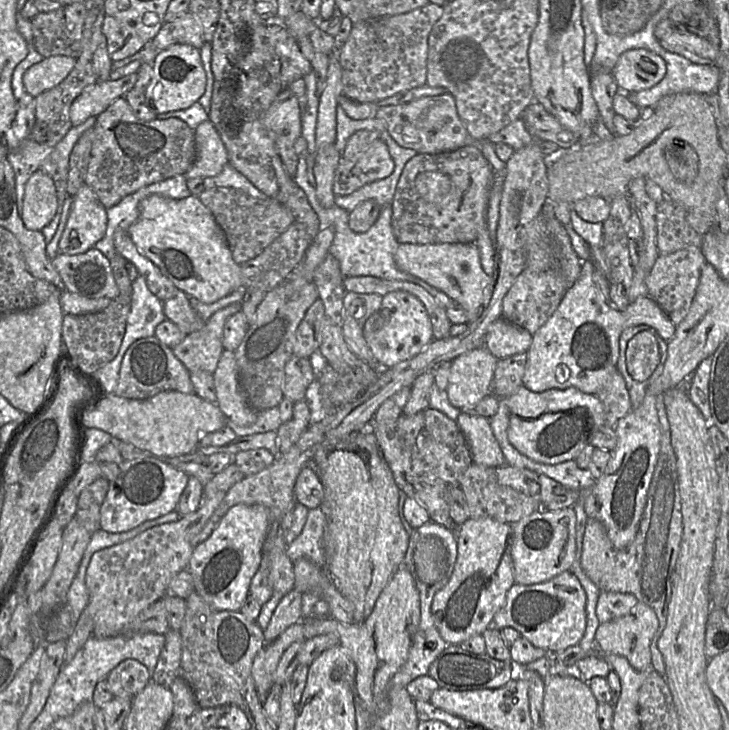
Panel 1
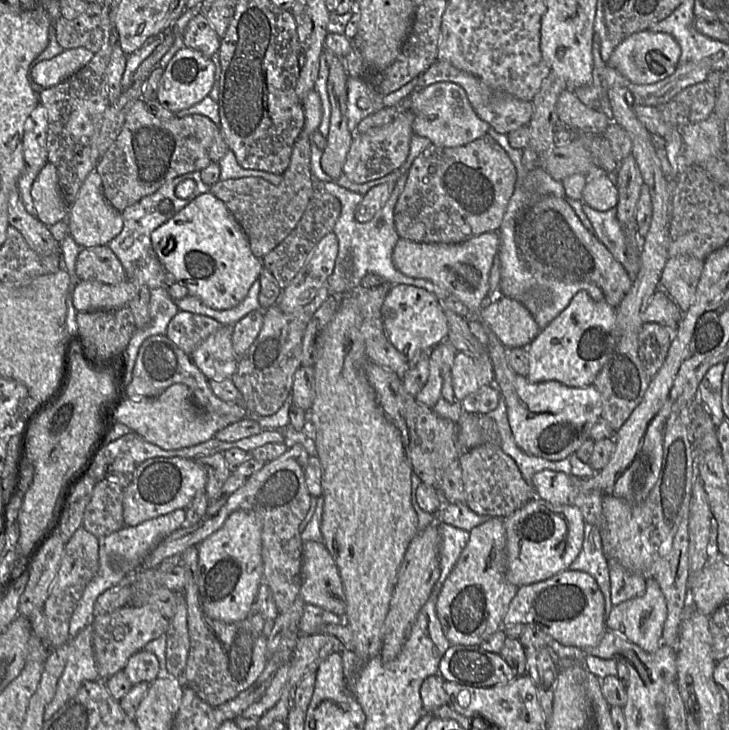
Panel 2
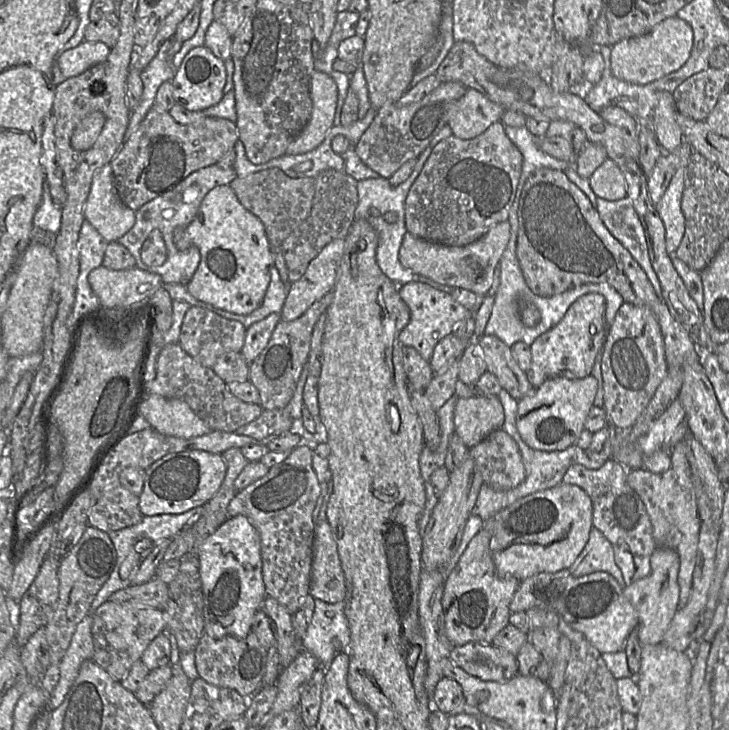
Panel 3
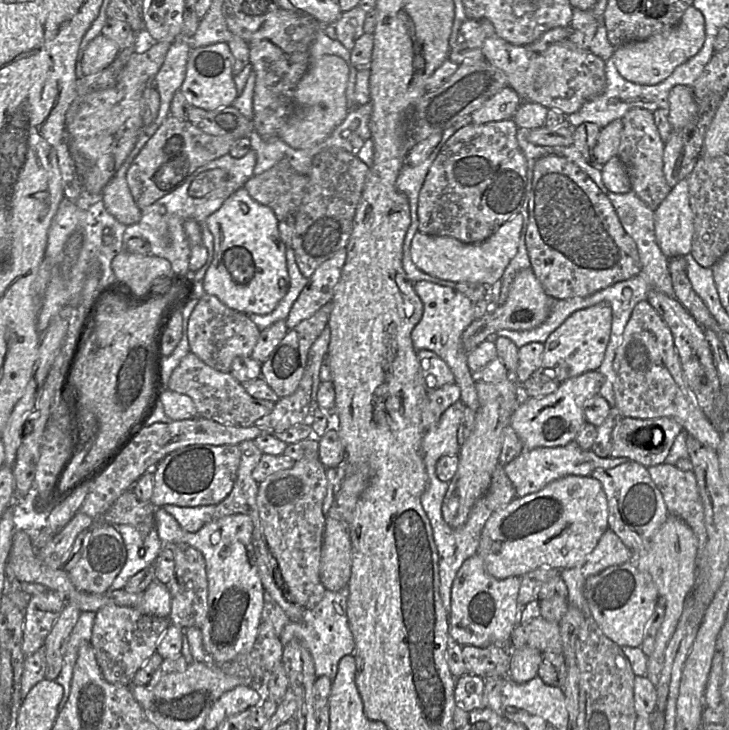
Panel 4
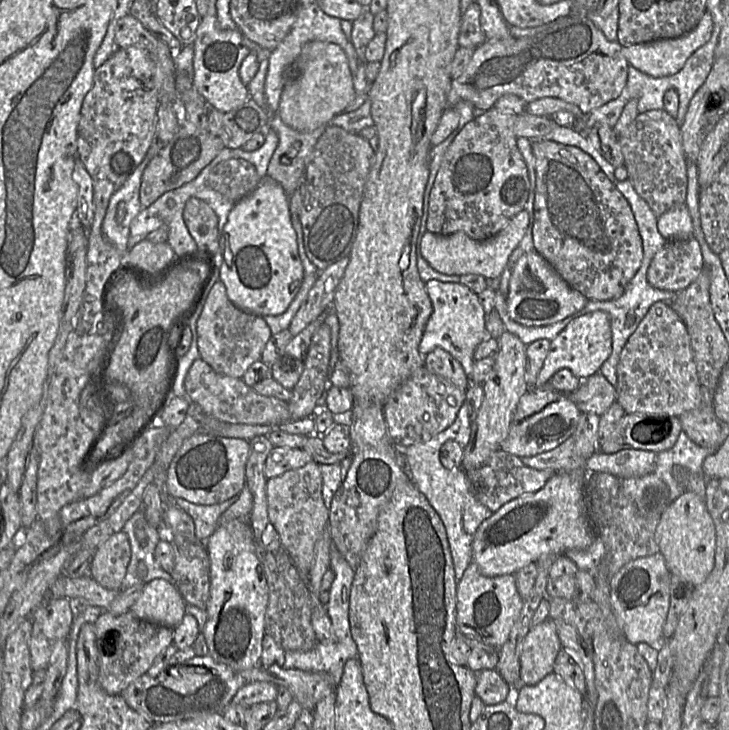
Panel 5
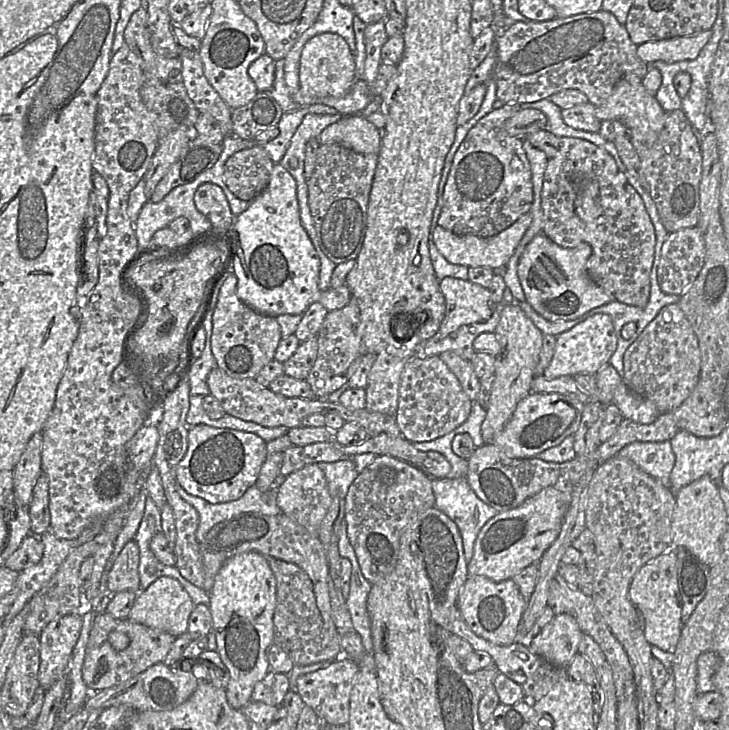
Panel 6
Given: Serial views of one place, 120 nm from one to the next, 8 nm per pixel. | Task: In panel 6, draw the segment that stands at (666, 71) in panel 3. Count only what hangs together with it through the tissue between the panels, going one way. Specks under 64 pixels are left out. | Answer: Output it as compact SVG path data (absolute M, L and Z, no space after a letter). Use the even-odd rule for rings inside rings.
M712 30L687 37L651 41L637 47L639 59L648 65L694 60L712 37Z

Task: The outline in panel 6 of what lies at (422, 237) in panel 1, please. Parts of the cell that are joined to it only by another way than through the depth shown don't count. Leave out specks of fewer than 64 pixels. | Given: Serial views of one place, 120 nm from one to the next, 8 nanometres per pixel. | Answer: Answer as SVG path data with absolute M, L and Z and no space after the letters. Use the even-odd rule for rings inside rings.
M508 103L494 108L481 118L467 133L459 146L443 189L443 206L437 225L457 235L494 236L511 226L525 213L530 213L533 184L530 164L523 149L523 140L511 137L504 130L505 122L521 107Z

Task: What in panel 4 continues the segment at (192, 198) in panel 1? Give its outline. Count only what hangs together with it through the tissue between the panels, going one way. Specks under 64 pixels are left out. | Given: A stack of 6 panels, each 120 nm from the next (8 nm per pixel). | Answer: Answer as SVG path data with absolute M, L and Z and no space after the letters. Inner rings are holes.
M240 188L205 222L213 236L213 254L200 285L205 294L218 297L228 307L246 314L269 314L290 286L286 245L274 211Z

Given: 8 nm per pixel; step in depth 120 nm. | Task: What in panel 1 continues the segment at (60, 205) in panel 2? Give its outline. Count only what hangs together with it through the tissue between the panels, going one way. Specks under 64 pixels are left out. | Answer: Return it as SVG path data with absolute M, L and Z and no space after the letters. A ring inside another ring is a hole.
M37 170L26 182L23 205L19 211L25 227L41 231L55 217L58 208L57 190L52 178Z

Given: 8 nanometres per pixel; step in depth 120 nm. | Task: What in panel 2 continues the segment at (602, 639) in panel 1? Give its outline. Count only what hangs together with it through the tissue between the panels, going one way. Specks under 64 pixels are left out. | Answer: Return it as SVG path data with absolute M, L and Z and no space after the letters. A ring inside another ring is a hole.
M647 579L644 593L641 596L624 601L612 608L606 617L607 631L622 633L629 641L637 644L647 652L653 652L660 646L660 637L667 617L666 600L658 582Z

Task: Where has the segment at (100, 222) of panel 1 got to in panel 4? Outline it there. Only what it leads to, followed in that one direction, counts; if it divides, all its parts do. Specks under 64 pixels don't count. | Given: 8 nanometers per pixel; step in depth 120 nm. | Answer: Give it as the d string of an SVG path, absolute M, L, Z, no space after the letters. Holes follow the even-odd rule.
M113 177L100 194L106 210L120 223L129 226L141 218L141 210L137 206L125 178Z

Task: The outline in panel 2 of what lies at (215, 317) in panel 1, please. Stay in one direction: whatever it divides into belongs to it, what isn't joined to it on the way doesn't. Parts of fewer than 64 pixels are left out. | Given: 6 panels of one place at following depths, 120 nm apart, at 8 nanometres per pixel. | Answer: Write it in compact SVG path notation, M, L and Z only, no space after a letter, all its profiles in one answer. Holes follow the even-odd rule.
M222 325L190 354L208 379L224 379L236 373L239 358L233 351L232 332L233 325Z

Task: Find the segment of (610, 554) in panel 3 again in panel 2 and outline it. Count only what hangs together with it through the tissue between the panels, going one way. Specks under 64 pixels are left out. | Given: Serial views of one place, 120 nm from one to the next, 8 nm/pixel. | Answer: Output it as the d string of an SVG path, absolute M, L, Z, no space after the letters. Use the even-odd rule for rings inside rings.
M585 524L584 541L580 553L570 564L569 569L591 575L604 595L605 614L609 615L613 606L610 600L610 573L608 559L604 555L599 528Z

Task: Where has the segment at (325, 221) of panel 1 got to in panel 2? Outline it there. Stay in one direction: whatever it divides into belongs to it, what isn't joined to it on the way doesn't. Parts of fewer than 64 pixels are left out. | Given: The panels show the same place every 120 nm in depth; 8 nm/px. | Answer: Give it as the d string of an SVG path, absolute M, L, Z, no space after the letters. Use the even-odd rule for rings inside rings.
M408 171L405 172L396 182L396 185L388 198L387 202L383 206L383 208L375 214L375 216L368 222L358 222L355 218L355 210L358 204L363 200L364 196L362 194L350 191L344 187L341 187L337 184L337 181L333 180L330 182L324 182L321 183L318 180L316 180L313 177L313 184L314 188L317 189L323 189L330 194L334 195L339 199L341 202L341 213L340 216L335 224L335 227L333 229L333 233L337 236L338 242L339 242L339 249L338 249L338 255L335 262L334 271L331 274L331 276L328 278L328 288L330 288L330 294L335 297L338 300L338 305L341 301L341 299L352 292L352 290L359 286L359 282L362 277L368 274L374 274L379 275L384 280L387 281L387 283L390 283L391 285L395 284L406 284L406 285L412 285L418 288L423 288L427 290L428 292L434 294L440 301L444 302L444 300L447 299L447 297L450 295L450 293L439 287L438 285L432 283L429 280L426 279L417 279L417 278L411 278L406 275L404 275L402 272L400 272L396 266L393 263L393 250L396 245L396 243L399 240L399 235L395 228L394 223L394 209L397 203L397 200L401 194L401 192L404 189L405 183L407 181L407 175Z

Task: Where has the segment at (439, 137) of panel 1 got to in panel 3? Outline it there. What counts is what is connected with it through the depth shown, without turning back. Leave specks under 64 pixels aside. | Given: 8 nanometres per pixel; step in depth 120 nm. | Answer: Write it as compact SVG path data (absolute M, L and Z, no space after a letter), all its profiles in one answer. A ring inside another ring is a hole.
M467 88L466 93L453 105L449 111L447 126L452 130L452 135L459 139L470 140L496 122L501 122L505 109L499 104L489 100L475 89Z

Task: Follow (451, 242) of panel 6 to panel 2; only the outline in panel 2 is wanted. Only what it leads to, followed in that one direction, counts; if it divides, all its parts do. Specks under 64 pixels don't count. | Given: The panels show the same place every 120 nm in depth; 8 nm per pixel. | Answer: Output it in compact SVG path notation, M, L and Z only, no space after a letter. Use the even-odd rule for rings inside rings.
M498 231L486 232L458 244L420 243L399 238L393 250L393 263L404 275L429 280L455 295L475 318L488 300L490 270L499 248Z

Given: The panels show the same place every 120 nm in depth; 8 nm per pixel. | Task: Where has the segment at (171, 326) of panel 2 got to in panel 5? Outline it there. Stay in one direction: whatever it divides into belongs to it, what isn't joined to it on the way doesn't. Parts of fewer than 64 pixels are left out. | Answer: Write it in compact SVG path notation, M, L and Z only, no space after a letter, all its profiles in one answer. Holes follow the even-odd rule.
M217 281L210 288L198 317L197 344L200 358L216 372L242 378L247 369L261 360L266 343L272 336L263 316L240 309L227 296L225 284Z

